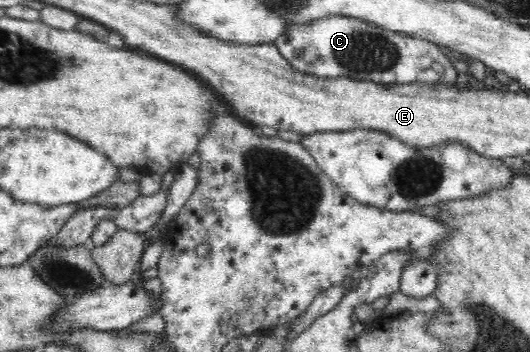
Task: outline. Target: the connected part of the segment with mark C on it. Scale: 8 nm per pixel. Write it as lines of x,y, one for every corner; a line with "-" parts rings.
329,16
320,20
303,24
290,25
273,40
279,54
294,69
301,73
318,74
318,77
333,79
348,77
357,81
372,81
383,85
402,85
410,82
459,82
462,77
457,72
448,57
444,56
438,44
414,38
413,36
382,29
369,22
344,16

